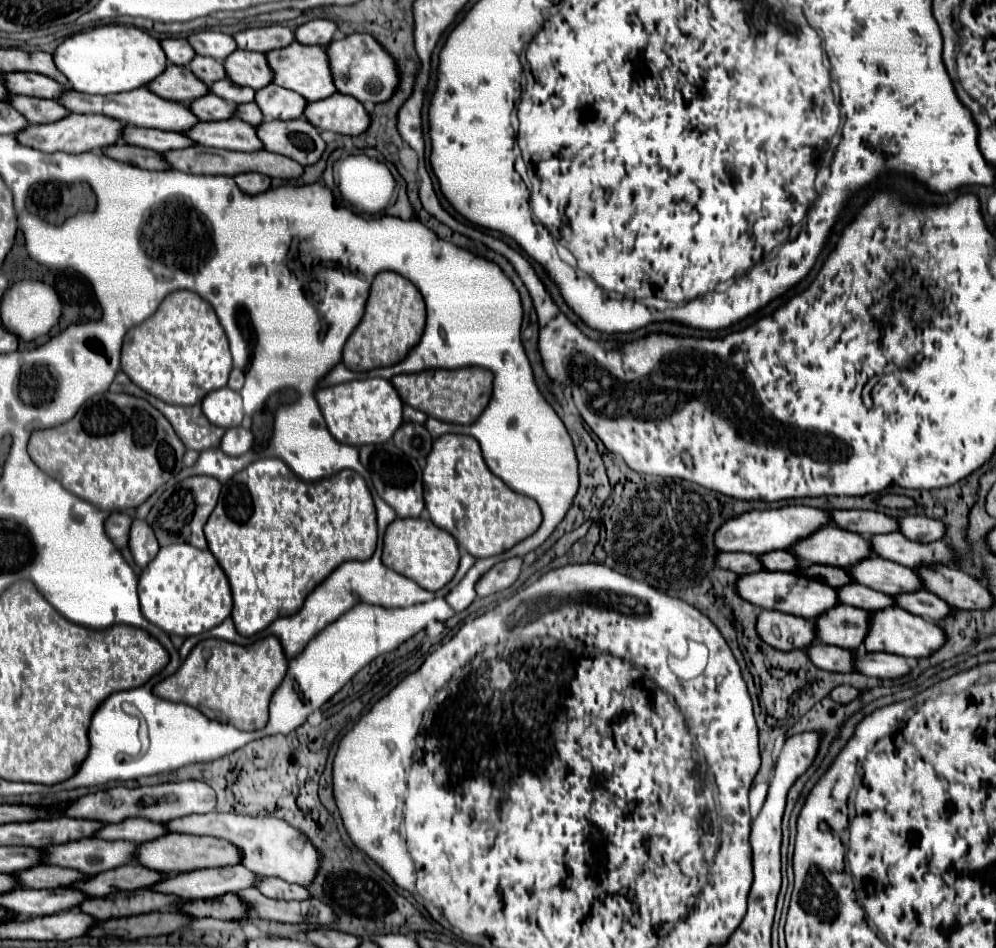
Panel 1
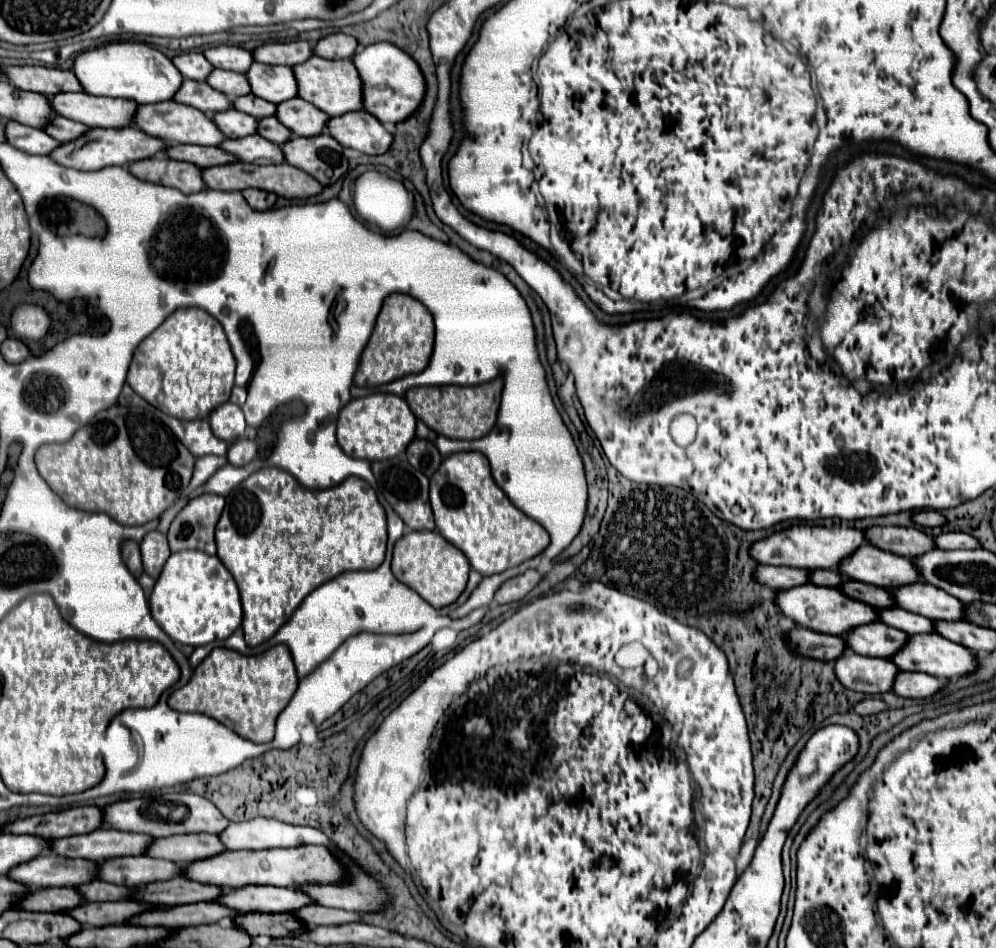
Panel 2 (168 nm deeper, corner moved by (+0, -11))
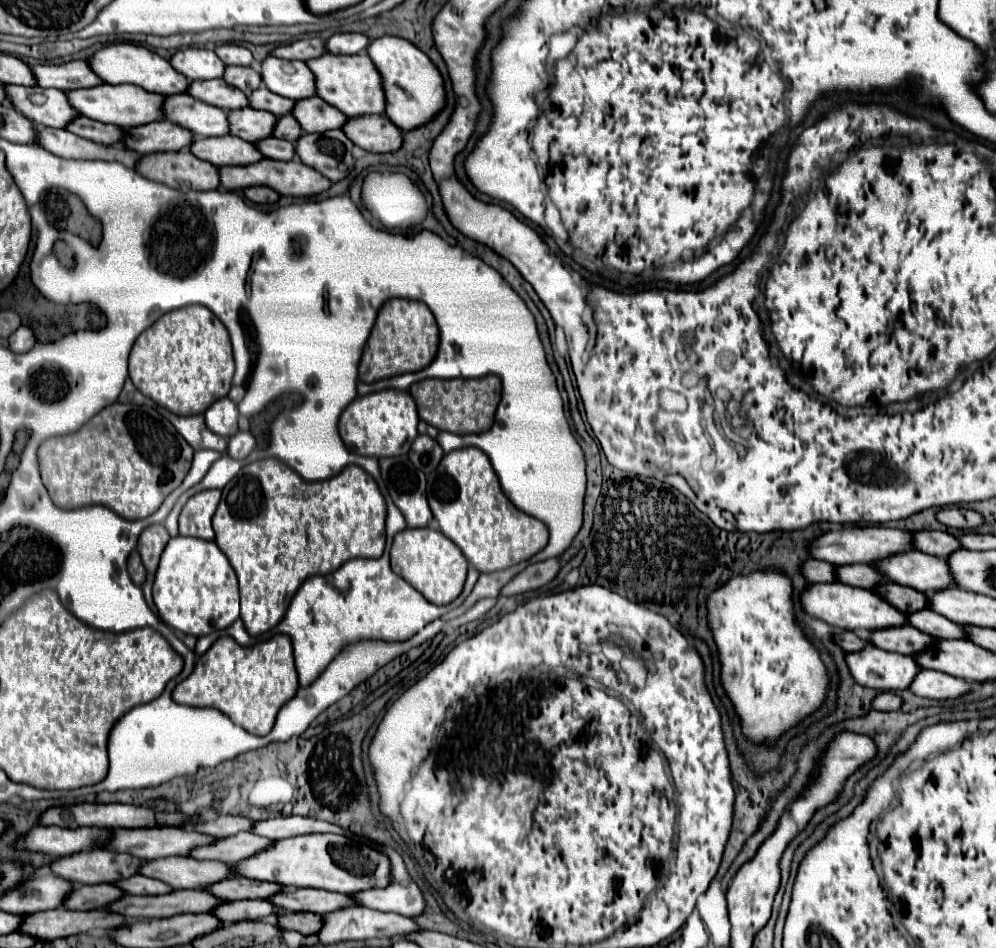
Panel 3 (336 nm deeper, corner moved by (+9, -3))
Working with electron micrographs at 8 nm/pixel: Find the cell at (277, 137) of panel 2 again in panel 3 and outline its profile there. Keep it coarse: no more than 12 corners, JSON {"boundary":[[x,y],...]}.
{"boundary":[[290,114],[280,116],[274,126],[274,136],[288,142],[302,134]]}

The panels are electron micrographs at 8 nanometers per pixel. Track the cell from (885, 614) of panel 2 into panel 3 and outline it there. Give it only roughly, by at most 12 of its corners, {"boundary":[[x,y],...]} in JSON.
{"boundary":[[930,608],[906,614],[906,622],[934,638],[966,638],[960,624]]}

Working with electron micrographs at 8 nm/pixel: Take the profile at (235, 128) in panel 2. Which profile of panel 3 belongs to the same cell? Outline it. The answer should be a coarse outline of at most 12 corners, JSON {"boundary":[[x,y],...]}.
{"boundary":[[264,110],[228,112],[230,134],[246,142],[272,136],[276,116]]}

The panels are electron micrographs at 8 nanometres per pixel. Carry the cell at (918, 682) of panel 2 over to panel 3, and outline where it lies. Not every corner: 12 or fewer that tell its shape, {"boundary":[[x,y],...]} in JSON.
{"boundary":[[920,670],[910,692],[922,698],[946,700],[972,686],[936,672]]}

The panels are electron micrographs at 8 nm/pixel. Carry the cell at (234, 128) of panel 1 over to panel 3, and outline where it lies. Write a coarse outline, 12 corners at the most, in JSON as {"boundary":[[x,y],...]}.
{"boundary":[[274,136],[254,142],[264,158],[290,160],[294,144]]}

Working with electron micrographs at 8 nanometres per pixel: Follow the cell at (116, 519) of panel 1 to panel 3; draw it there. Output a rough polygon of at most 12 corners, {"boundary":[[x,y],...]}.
{"boundary":[[132,550],[128,556],[128,574],[136,586],[146,578],[140,554]]}

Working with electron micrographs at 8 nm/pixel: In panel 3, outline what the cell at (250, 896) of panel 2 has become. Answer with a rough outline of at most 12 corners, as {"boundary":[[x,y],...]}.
{"boundary":[[284,888],[270,896],[284,912],[314,914],[354,906],[346,894]]}

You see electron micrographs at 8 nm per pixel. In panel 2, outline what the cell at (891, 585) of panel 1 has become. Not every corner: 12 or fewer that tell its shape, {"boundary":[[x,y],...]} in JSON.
{"boundary":[[933,584],[893,588],[899,608],[947,622],[967,604]]}

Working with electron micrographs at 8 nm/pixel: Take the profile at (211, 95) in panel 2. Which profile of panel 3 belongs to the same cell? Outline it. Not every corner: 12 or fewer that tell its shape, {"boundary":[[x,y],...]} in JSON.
{"boundary":[[194,80],[188,94],[236,110],[248,106],[242,90],[224,80]]}

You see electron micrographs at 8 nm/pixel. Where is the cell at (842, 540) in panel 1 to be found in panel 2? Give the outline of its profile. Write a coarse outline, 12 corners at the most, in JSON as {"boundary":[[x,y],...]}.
{"boundary":[[859,548],[839,566],[851,580],[881,588],[921,580],[909,558]]}

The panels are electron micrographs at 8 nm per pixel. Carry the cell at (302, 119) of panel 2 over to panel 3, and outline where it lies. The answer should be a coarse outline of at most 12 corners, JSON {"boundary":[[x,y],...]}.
{"boundary":[[318,96],[296,100],[304,132],[342,128],[348,120]]}

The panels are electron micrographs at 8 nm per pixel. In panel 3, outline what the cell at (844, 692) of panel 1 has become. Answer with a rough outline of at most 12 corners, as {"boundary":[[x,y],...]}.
{"boundary":[[880,692],[872,700],[874,710],[898,710],[900,698],[894,692]]}

